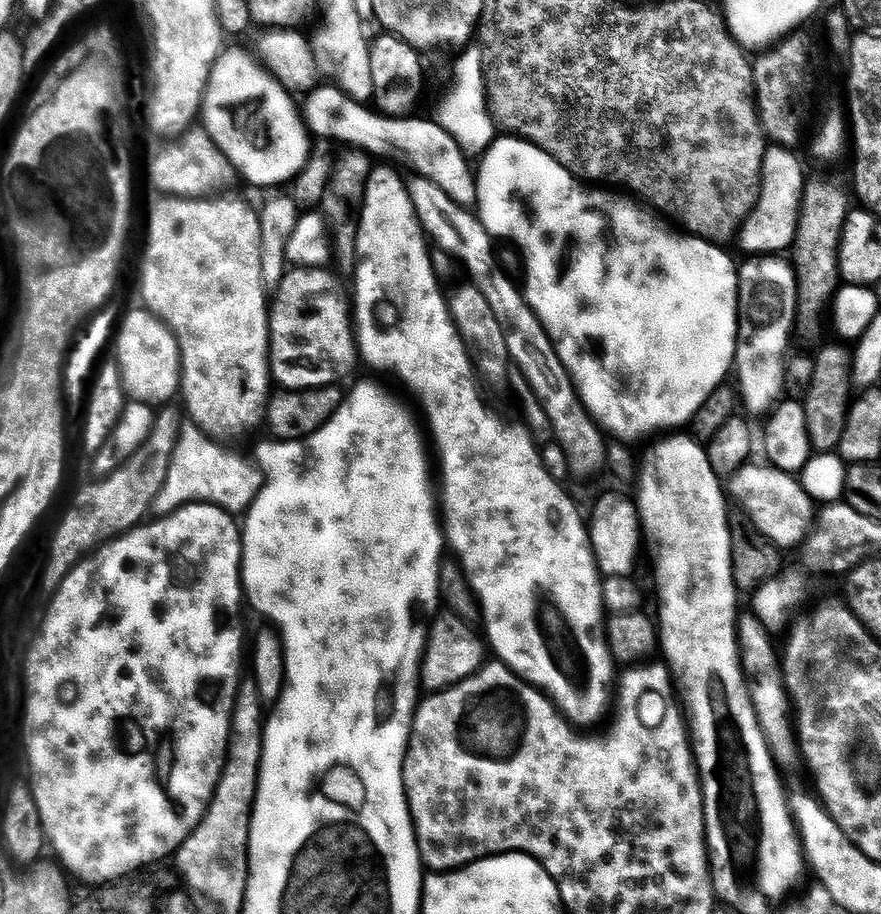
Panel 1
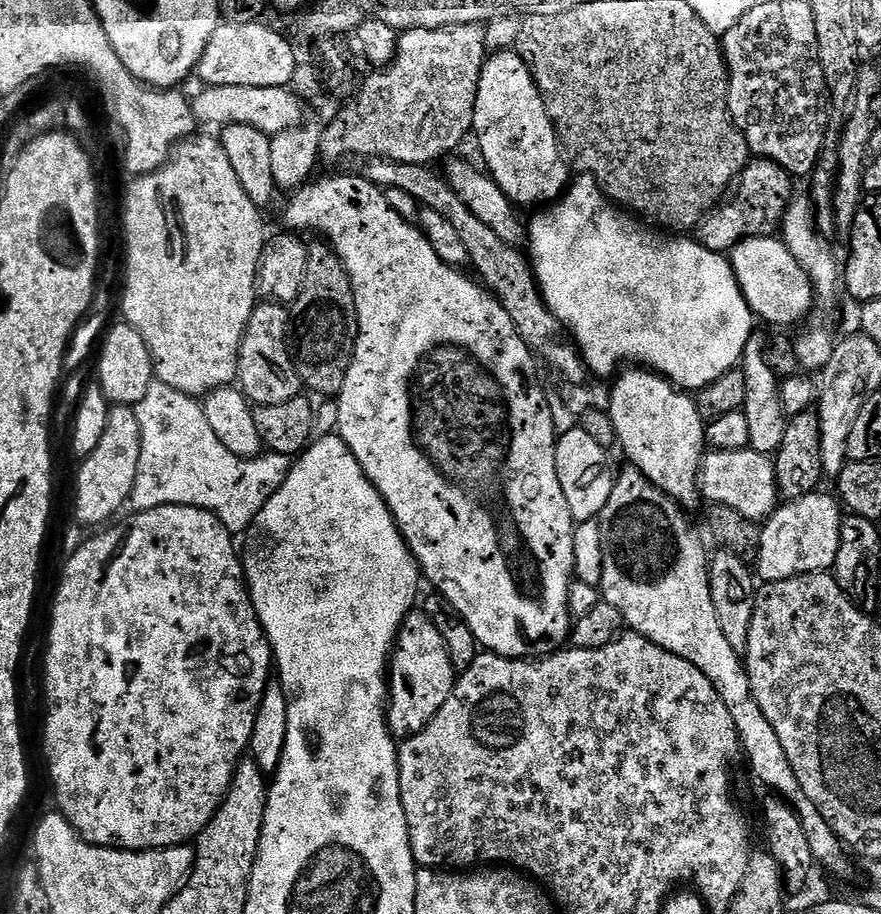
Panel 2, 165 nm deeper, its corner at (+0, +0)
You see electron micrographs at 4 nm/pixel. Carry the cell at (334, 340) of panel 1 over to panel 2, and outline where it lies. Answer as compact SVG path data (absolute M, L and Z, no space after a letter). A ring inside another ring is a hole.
M257 303L244 331L244 345L240 347L240 371L238 387L253 405L278 406L301 395L299 379L284 380L294 372L294 360L290 355L290 312L283 304Z

